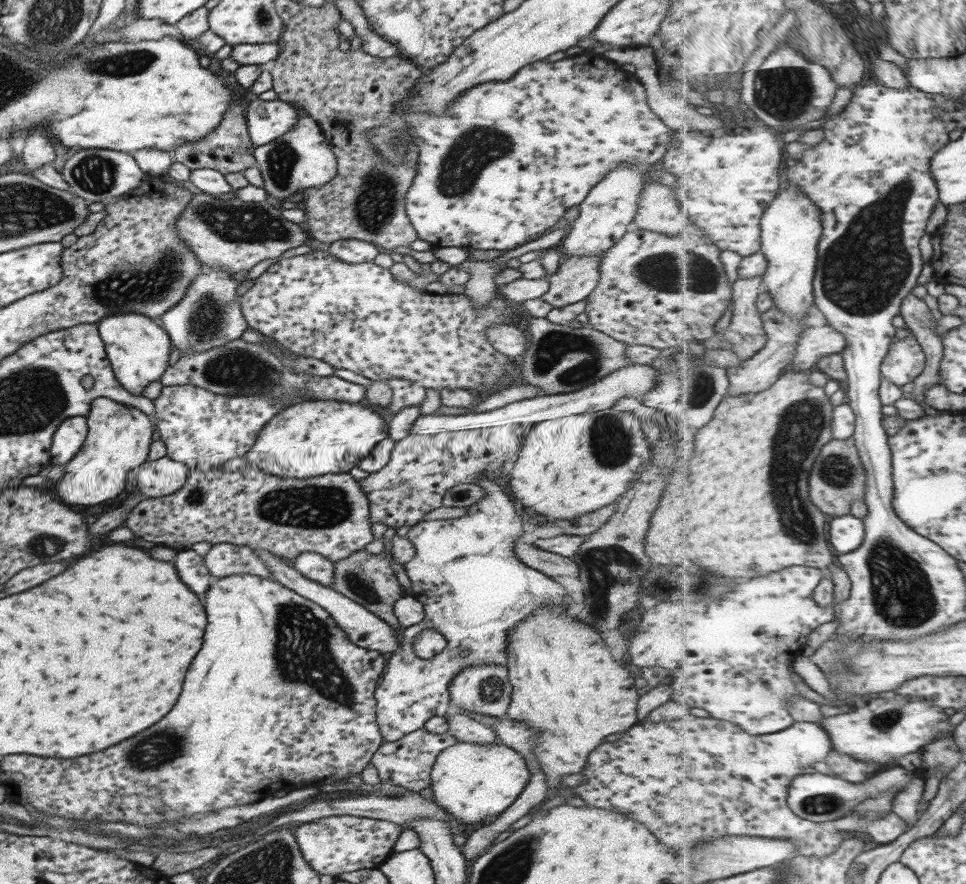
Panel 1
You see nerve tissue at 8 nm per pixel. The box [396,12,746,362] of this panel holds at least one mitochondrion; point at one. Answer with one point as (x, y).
(474, 150)

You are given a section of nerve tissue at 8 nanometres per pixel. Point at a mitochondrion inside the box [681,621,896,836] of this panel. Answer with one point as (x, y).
(819, 803)

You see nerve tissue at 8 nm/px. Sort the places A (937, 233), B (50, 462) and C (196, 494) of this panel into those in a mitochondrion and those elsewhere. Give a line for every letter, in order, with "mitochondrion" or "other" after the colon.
A: other
B: other
C: mitochondrion

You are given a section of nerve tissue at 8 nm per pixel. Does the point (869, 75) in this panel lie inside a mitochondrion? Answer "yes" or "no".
no

